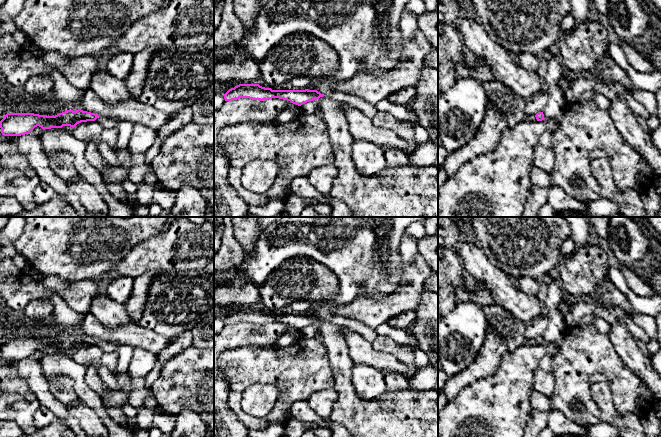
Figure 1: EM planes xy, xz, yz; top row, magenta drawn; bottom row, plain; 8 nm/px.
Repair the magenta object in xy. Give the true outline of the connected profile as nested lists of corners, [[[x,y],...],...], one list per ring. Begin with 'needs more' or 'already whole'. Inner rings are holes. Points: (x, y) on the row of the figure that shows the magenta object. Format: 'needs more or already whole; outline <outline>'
needs more; outline [[[78,109],[66,110],[55,116],[39,115],[34,113],[7,113],[0,121],[1,133],[4,136],[21,136],[30,134],[37,126],[43,130],[70,126],[87,121],[97,121],[105,128],[116,127],[121,120],[118,118],[100,117],[99,115]]]

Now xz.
needs more; outline [[[326,79],[313,80],[312,82],[315,86],[314,90],[272,90],[271,88],[262,87],[259,84],[239,84],[229,89],[223,96],[225,101],[232,101],[239,98],[249,98],[260,101],[279,98],[290,101],[298,106],[327,96],[361,110],[371,119],[378,112],[376,105],[360,97],[333,90],[329,85],[329,81]]]

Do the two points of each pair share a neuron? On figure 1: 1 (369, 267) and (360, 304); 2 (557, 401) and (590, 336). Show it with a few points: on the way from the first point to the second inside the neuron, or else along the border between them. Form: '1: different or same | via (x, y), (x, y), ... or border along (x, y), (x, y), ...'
1: different | border along (390, 295), (384, 298), (367, 297)
2: same | via (572, 385), (572, 367), (583, 352)

